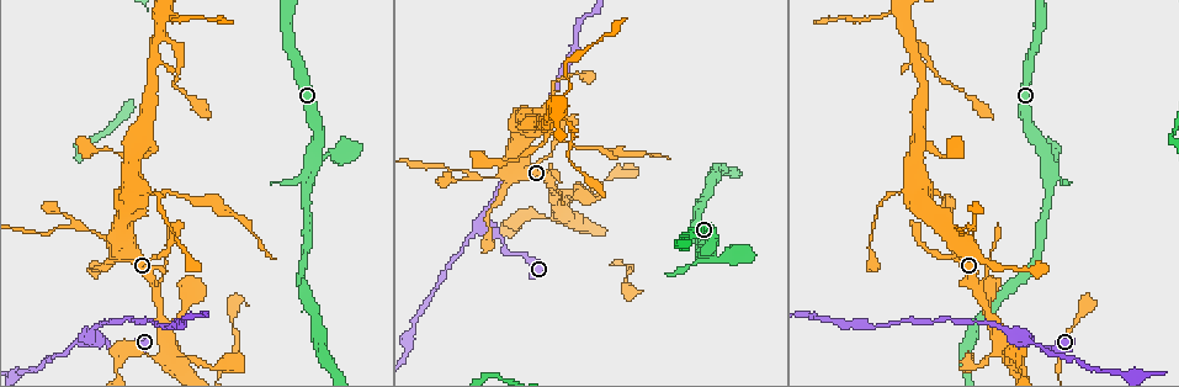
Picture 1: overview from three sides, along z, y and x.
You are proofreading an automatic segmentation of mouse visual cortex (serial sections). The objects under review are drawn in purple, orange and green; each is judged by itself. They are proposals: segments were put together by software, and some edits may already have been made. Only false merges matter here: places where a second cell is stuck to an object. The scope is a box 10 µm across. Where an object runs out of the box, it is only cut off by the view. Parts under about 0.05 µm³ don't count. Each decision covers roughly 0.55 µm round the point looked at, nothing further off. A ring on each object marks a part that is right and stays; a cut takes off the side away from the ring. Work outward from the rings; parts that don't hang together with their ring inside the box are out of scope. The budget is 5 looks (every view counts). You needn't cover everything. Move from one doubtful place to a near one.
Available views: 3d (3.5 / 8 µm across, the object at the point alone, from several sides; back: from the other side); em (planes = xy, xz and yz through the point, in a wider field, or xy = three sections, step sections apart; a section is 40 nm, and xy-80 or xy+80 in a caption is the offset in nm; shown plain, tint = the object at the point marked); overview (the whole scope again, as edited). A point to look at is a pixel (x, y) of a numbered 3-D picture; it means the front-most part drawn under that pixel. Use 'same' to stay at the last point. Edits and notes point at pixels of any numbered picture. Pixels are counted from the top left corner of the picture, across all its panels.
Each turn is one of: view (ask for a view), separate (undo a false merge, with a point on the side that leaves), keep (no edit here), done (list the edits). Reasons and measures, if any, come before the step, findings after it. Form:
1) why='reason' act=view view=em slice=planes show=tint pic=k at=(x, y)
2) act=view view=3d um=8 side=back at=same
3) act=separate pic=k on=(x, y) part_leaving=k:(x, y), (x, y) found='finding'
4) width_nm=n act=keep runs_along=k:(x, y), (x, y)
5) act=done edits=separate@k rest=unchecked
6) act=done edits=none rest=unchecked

why='narrows sharply' act=view view=3d um=3.5 pic=1 at=(938, 193)

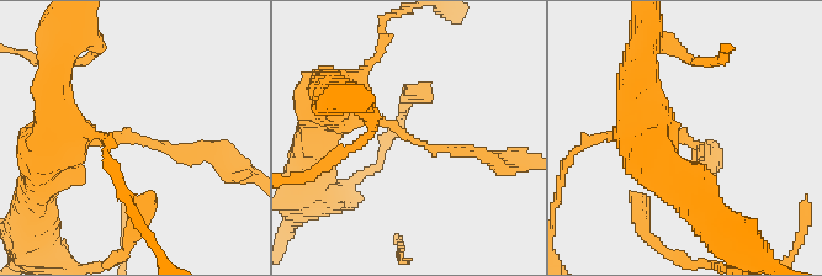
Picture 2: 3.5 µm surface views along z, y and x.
arm_widths_nm=150,150 why='shape alone is not enough' act=view view=em slice=xy step=2 show=tint pic=2 at=(422, 144)

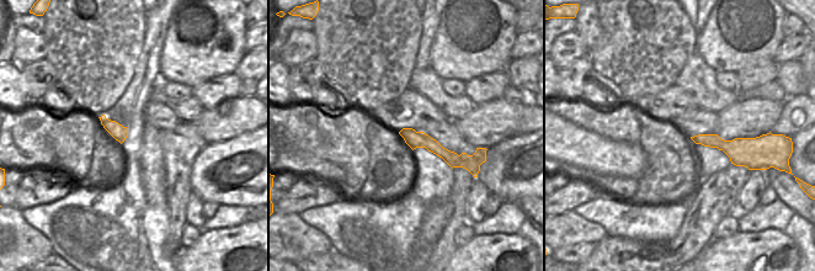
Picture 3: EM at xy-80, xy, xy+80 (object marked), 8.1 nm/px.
act=keep runs_along=3:(404, 132), (452, 159), (465, 159) found='all the same cell'

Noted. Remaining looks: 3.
why='narrows sharply' act=view view=3d um=3.5 side=back pic=1 at=(92, 231)

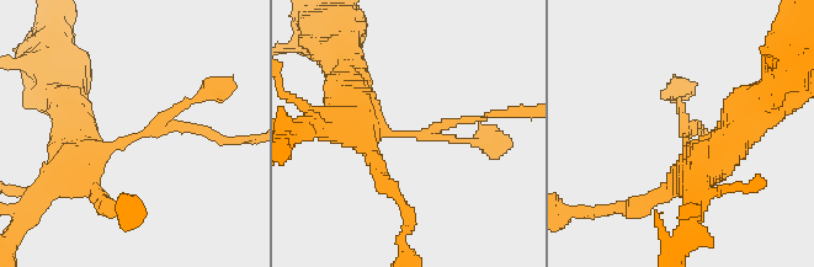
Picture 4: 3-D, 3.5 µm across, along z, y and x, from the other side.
act=view view=em slice=xy step=3 show=tint pic=4 at=(135, 139)

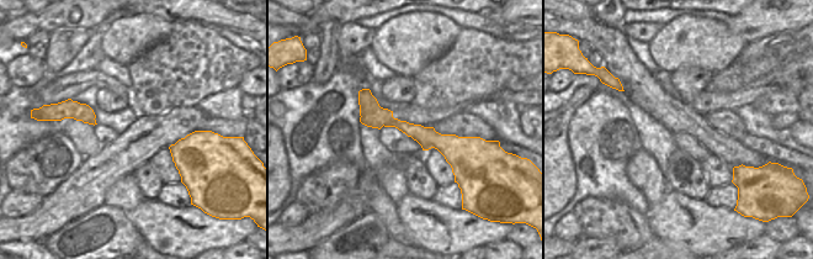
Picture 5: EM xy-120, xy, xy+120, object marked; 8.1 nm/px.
width_nm=180 act=keep runs_along=4:(63, 175), (203, 95) found='one cell here'

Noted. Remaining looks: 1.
act=done edits=none rest=unchecked

